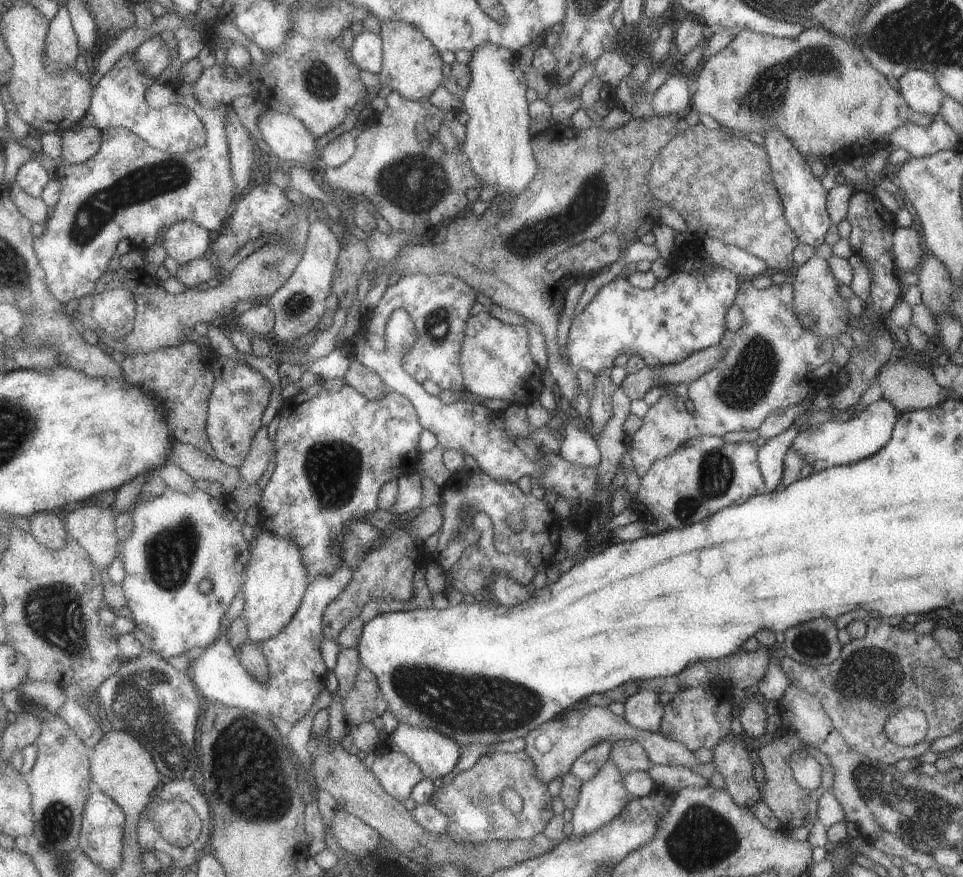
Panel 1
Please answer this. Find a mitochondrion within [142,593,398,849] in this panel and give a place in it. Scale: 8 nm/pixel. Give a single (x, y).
(241, 753)

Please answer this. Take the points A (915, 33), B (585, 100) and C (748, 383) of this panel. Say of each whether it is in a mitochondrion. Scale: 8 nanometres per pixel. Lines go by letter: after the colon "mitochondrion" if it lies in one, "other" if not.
A: mitochondrion
B: other
C: mitochondrion

